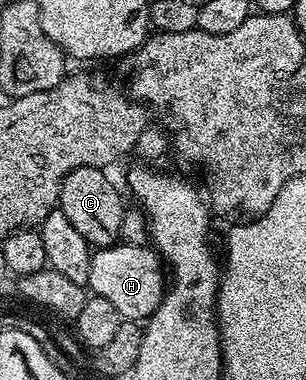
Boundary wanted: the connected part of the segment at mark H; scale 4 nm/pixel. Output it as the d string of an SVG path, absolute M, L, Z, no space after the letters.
M117 242L110 248L93 251L87 287L91 295L111 302L125 321L144 322L162 302L166 291L166 268L155 247Z

